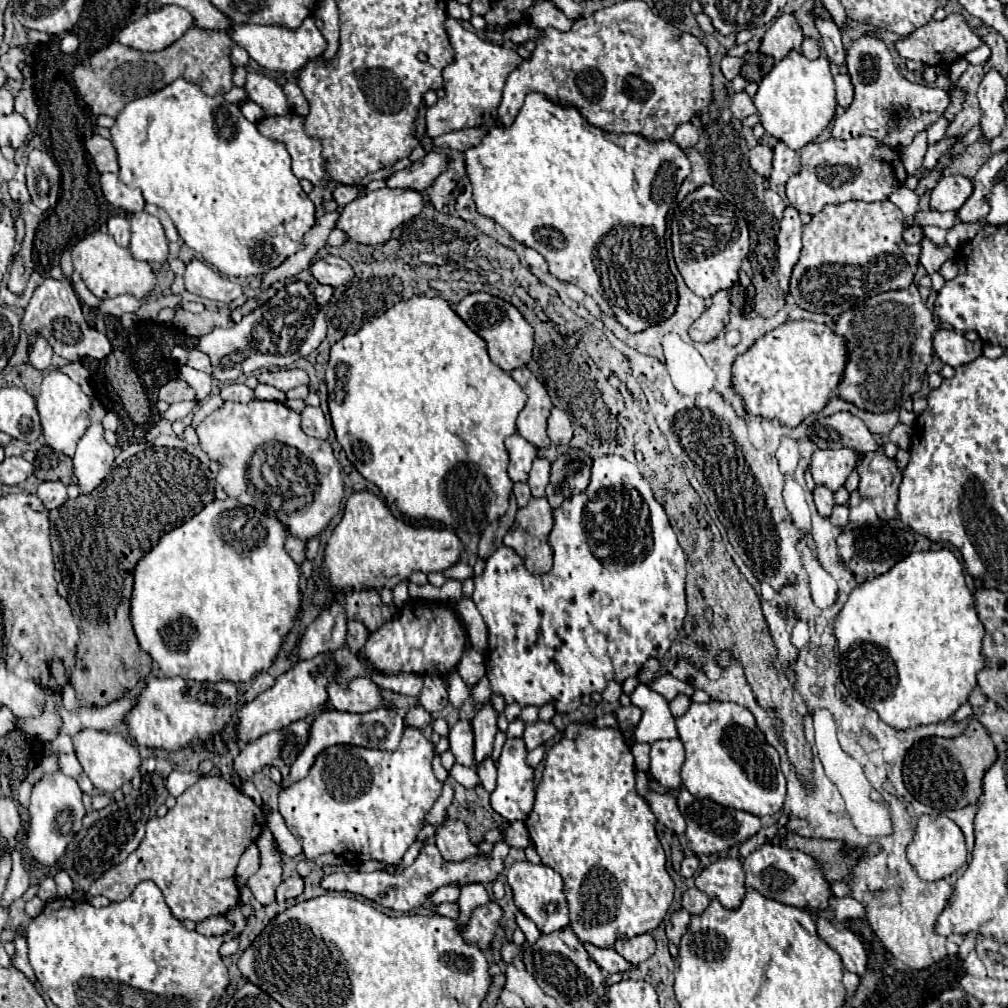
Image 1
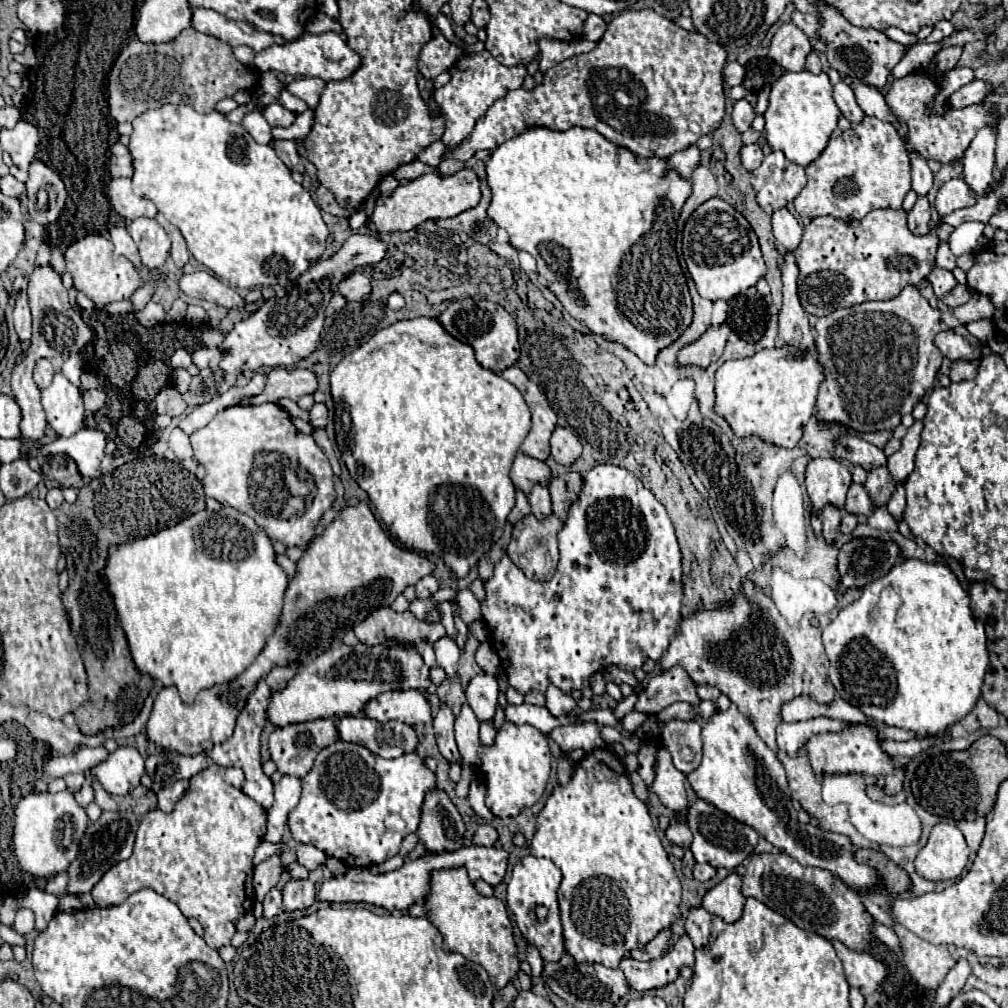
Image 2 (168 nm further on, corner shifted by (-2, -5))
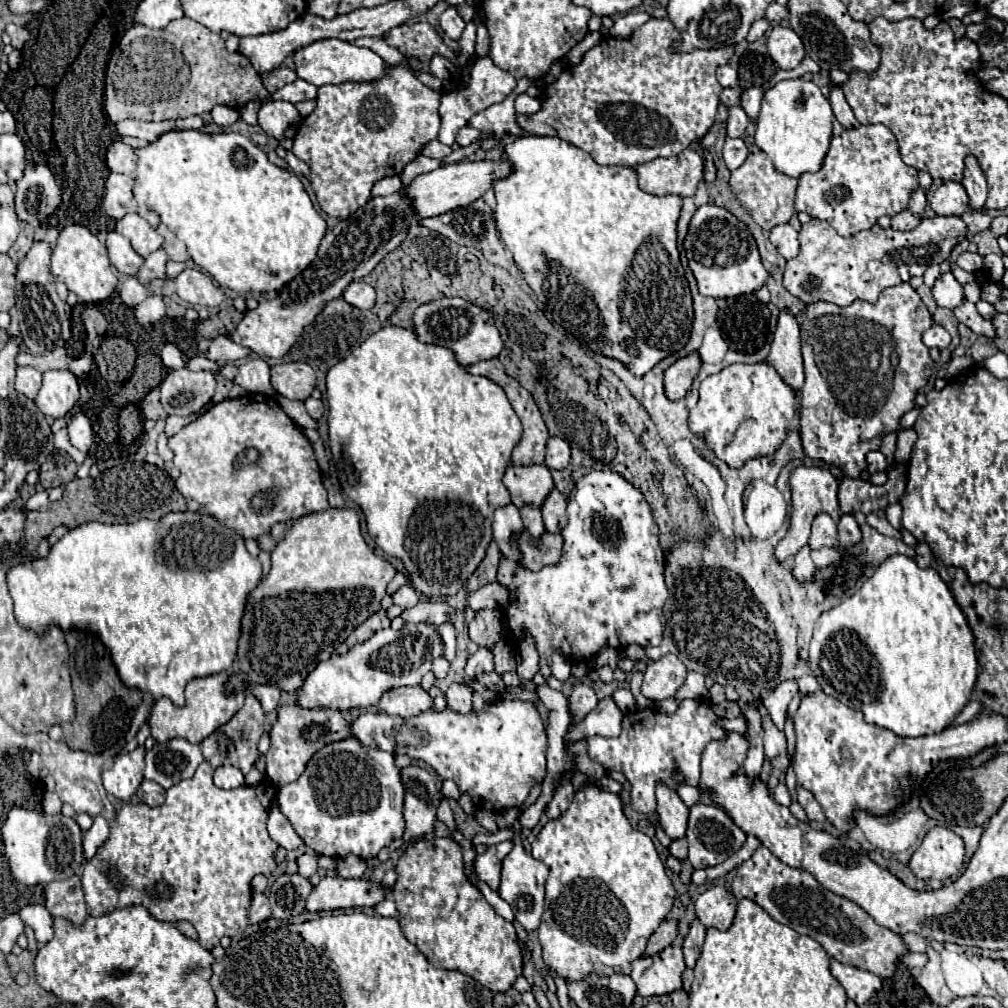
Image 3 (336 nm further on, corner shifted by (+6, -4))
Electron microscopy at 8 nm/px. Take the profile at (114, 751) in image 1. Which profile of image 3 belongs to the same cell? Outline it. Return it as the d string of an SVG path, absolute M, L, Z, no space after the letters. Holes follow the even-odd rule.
M137 746L131 754L117 756L115 764L103 772L105 790L115 798L127 802L143 782L143 758L145 758L143 746Z

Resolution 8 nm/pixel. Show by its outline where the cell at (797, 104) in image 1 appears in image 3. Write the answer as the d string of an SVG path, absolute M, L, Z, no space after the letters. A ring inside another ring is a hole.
M783 80L769 88L761 100L757 118L755 144L769 156L775 170L799 178L805 172L819 172L823 158L829 150L833 130L833 112L829 100L821 94L819 86L799 80Z

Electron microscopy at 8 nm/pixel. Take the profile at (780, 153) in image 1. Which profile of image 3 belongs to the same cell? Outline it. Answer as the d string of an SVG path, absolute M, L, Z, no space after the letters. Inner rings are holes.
M755 152L749 154L747 160L731 172L729 178L729 188L739 200L739 204L751 214L751 218L765 230L773 230L777 224L787 224L797 212L795 212L795 190L797 190L797 180L789 178L781 172L775 170L771 160L767 158L765 152Z

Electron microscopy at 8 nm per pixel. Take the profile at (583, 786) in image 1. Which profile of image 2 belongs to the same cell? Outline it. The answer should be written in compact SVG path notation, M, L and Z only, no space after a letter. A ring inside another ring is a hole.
M601 747L601 749L595 749L593 753L587 753L581 761L577 761L573 765L573 771L571 771L571 779L567 785L561 785L561 783L555 783L553 787L553 793L549 795L549 799L545 801L545 807L543 811L537 815L537 831L533 835L533 841L531 841L531 855L533 857L545 857L545 859L551 859L563 873L563 881L561 881L561 887L559 887L559 907L561 907L561 921L563 921L563 937L565 937L565 949L575 957L577 963L601 963L605 967L611 967L611 969L617 969L619 961L629 955L631 949L637 949L637 947L645 947L661 929L667 929L679 915L679 901L681 901L681 883L675 875L675 869L673 869L673 863L669 861L663 845L661 845L661 839L657 837L657 831L653 827L653 819L649 817L649 811L647 811L647 805L635 797L633 793L633 785L629 781L629 775L625 771L625 765L623 761L609 749L609 747Z

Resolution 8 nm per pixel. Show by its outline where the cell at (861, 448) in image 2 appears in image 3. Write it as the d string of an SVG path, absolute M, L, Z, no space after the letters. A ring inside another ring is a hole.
M869 452L867 454L867 462L869 462L869 472L873 474L873 472L885 472L887 468L889 468L889 464L887 464L887 458L881 454L881 452Z

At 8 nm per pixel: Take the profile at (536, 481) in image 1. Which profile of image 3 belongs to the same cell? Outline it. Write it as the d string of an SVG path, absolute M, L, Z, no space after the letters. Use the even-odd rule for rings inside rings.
M523 506L521 508L521 520L523 520L523 526L529 532L529 536L533 536L533 540L537 540L537 536L541 536L541 532L545 532L539 508Z

